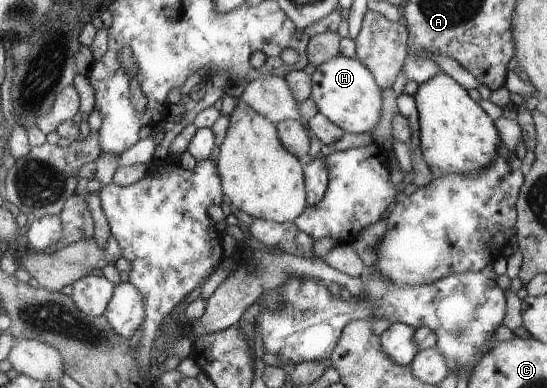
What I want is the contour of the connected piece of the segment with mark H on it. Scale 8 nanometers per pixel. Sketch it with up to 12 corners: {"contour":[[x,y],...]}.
{"contour":[[338,54],[315,67],[309,98],[342,131],[378,122],[380,88]]}

